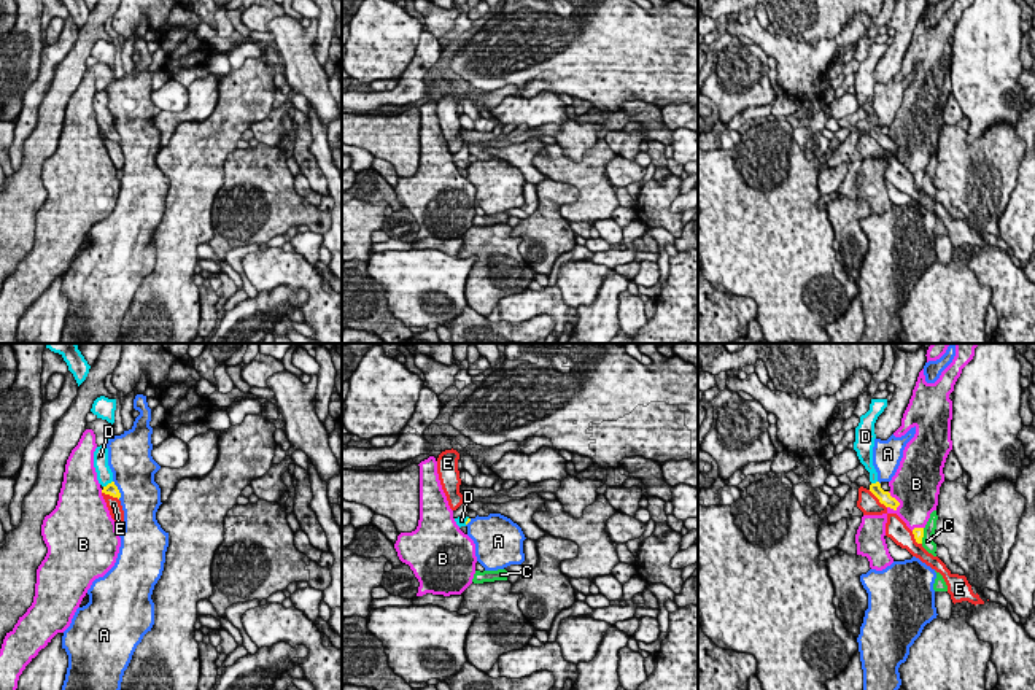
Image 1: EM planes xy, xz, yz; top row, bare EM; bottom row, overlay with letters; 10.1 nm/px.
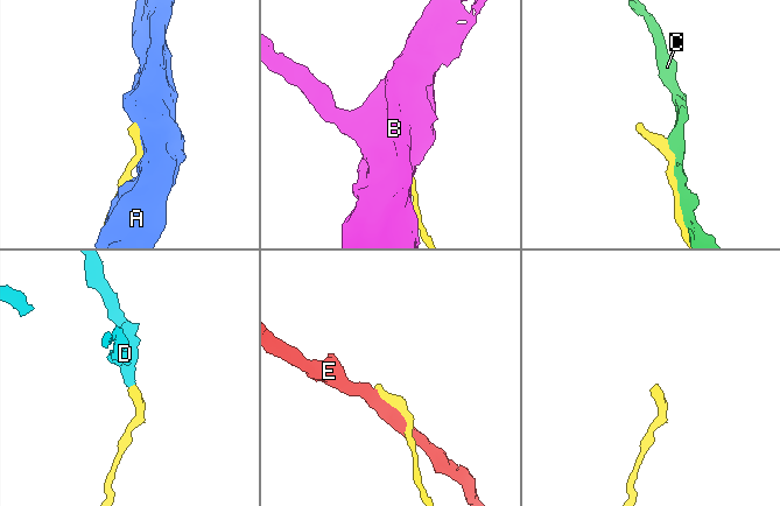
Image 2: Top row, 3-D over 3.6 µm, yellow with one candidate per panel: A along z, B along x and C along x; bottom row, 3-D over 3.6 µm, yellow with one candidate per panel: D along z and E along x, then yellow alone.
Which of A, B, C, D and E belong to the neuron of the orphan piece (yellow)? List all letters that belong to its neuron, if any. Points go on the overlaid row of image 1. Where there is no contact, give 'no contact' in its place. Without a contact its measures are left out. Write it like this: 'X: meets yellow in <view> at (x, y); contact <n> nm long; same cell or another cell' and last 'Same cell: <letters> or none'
A: meets yellow in xy at (118, 490); contact 200 nm long; another cell
B: meets yellow in yz at (897, 501); contact 220 nm long; another cell
C: meets yellow in yz at (922, 536); contact 160 nm long; another cell
D: meets yellow in xy at (108, 484); contact 120 nm long; same cell
E: meets yellow in yz at (878, 498); contact 260 nm long; another cell
Same cell: D

